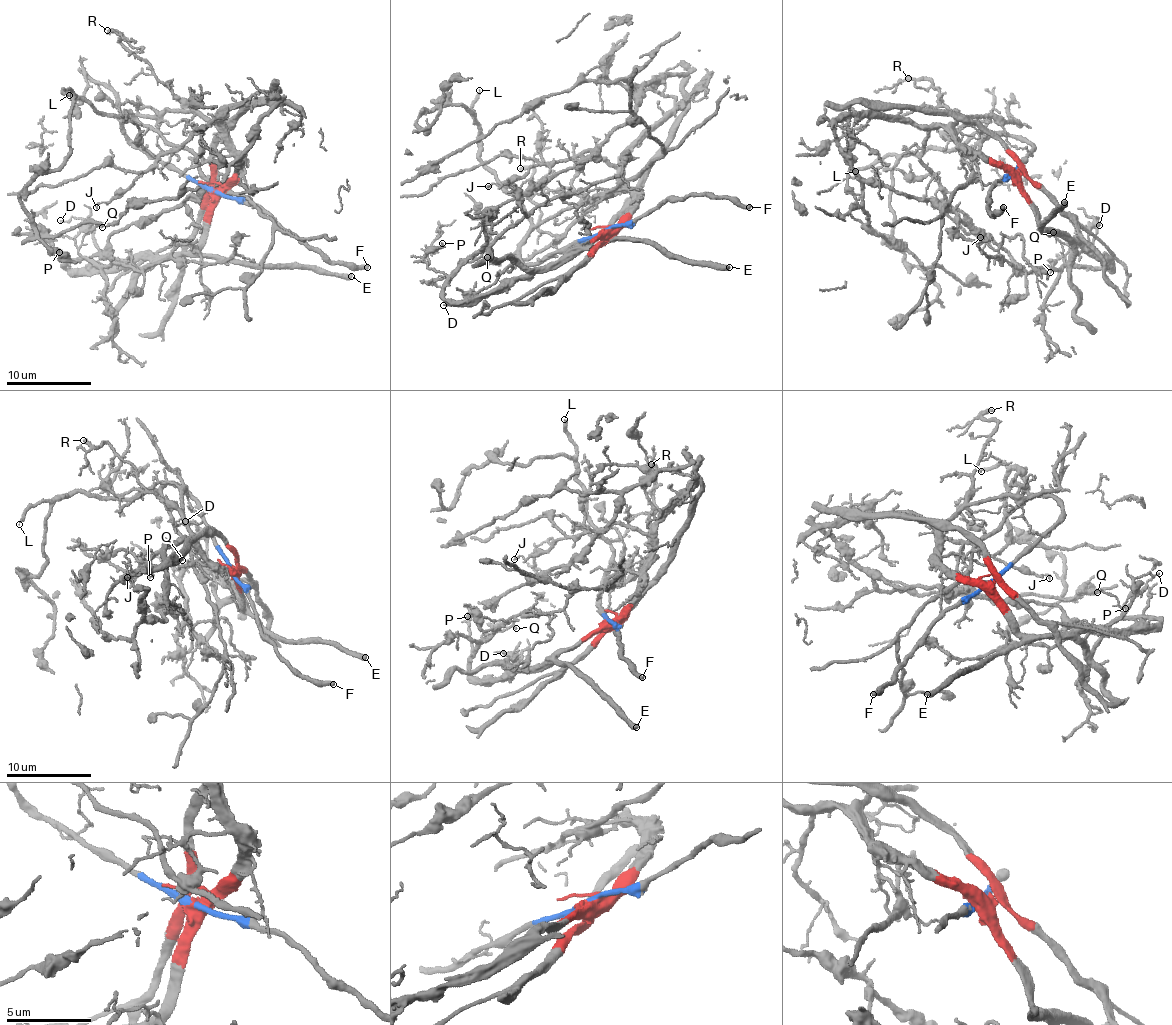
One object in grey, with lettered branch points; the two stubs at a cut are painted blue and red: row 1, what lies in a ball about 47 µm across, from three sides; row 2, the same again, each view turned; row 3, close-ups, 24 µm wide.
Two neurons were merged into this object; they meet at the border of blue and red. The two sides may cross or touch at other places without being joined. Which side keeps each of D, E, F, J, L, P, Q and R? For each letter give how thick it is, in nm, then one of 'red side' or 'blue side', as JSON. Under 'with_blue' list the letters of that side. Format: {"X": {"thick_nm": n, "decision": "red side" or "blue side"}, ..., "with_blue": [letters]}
{"D": {"thick_nm": 110, "decision": "red side"}, "E": {"thick_nm": 440, "decision": "red side"}, "F": {"thick_nm": 360, "decision": "blue side"}, "J": {"thick_nm": 150, "decision": "red side"}, "L": {"thick_nm": 190, "decision": "blue side"}, "P": {"thick_nm": 130, "decision": "red side"}, "Q": {"thick_nm": 90, "decision": "red side"}, "R": {"thick_nm": 280, "decision": "red side"}, "with_blue": ["F", "L"]}

